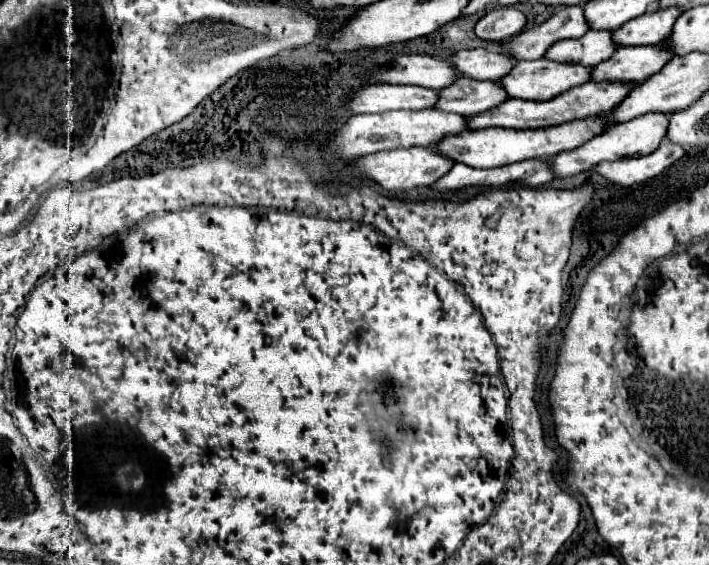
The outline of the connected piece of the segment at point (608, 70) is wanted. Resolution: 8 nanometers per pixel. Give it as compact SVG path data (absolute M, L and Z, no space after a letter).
M658 44L658 46L648 46L648 48L618 48L612 58L606 62L598 64L592 70L592 80L620 80L620 82L640 82L652 76L652 72L660 72L664 68L664 62L672 60L676 54L668 44Z

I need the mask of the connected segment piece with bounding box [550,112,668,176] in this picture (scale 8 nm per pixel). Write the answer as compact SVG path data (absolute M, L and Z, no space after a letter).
M654 112L652 116L640 116L636 120L628 120L628 124L616 124L608 128L604 134L588 140L576 150L556 154L550 158L550 166L556 176L572 176L580 172L588 172L594 168L594 164L600 164L604 160L620 160L620 158L632 158L632 156L646 156L660 146L664 140L664 124L668 124L668 116L660 116L660 112Z

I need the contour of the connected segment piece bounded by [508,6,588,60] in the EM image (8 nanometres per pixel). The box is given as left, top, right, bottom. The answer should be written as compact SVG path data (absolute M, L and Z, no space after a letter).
M566 6L550 16L544 24L532 30L524 30L512 38L508 52L516 60L536 60L546 54L546 50L566 38L580 38L588 32L588 22L584 20L582 6Z

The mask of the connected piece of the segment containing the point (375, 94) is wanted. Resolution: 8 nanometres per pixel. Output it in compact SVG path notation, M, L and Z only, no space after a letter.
M374 84L352 94L350 110L354 114L388 112L388 110L428 110L436 106L436 100L438 92L422 86Z

